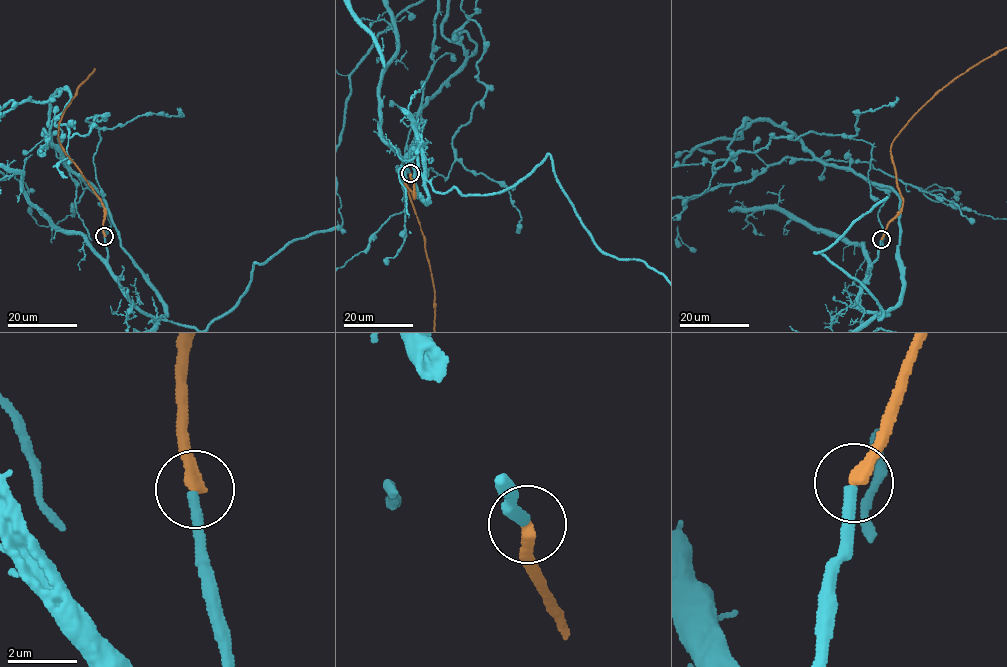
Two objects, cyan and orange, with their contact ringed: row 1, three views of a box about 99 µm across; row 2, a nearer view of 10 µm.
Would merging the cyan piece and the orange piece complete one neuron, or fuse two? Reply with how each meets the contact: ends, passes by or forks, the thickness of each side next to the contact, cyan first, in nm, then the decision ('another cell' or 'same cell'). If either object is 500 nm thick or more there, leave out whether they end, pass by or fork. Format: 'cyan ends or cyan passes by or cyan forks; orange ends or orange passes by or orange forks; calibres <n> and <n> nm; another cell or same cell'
cyan ends; orange ends; calibres 320 and 400 nm; another cell

